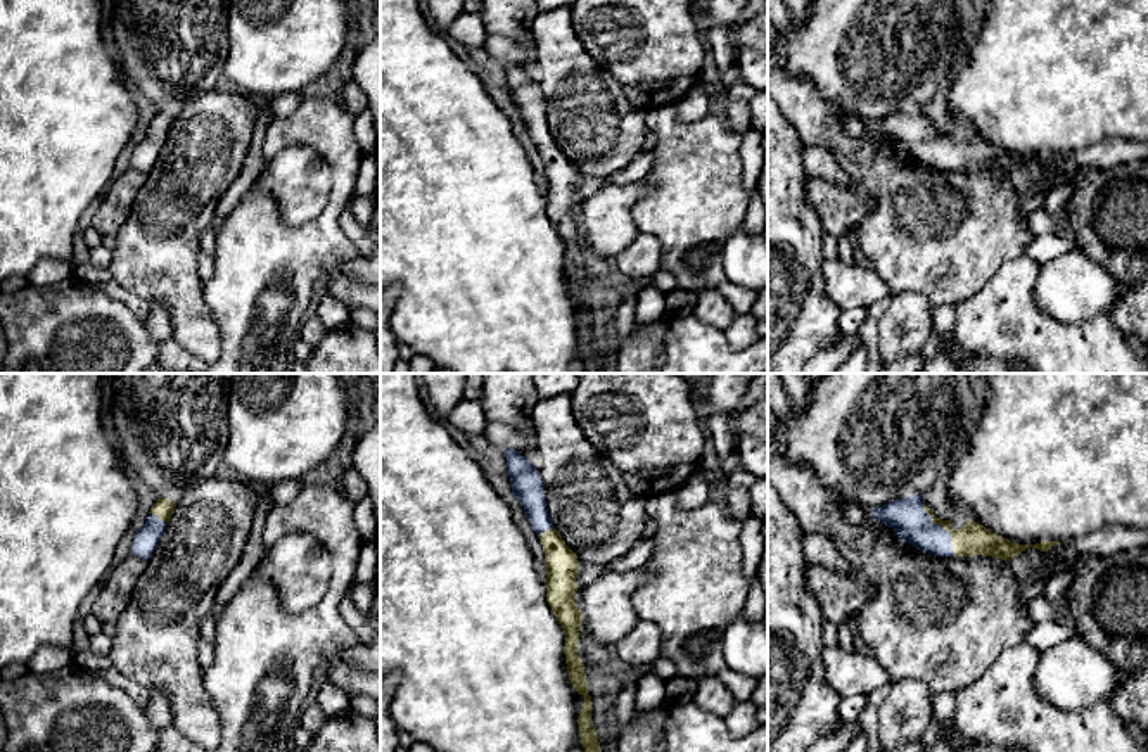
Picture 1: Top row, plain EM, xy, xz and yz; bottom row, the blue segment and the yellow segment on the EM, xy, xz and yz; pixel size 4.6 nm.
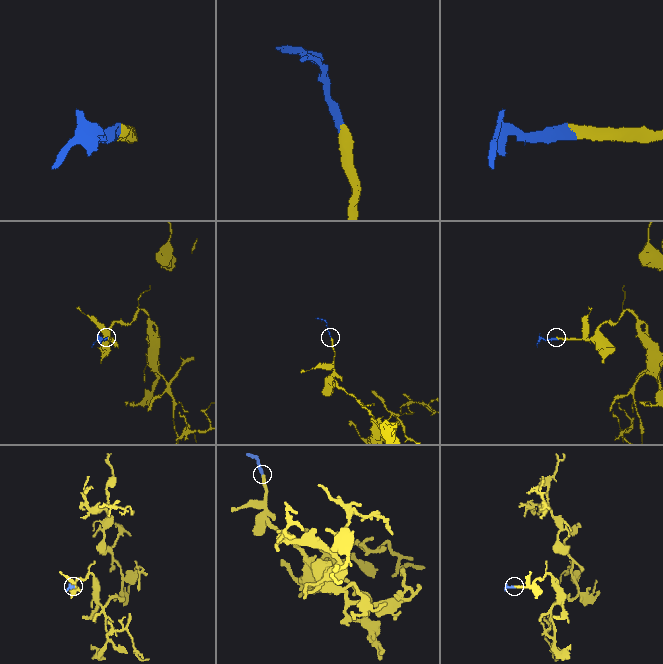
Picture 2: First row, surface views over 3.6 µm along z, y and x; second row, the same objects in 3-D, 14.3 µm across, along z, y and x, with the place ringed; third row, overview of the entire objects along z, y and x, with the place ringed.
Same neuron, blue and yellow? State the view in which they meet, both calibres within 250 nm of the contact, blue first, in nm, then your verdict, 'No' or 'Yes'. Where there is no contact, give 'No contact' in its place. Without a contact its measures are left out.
Touches blue in yz. Thickness 180 nm (blue) against 150 nm. Yes

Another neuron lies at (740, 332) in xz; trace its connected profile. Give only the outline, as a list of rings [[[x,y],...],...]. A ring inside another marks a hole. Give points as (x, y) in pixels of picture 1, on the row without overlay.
[[[737,315],[735,320],[724,328],[724,334],[733,349],[747,349],[757,342],[756,332],[757,320],[750,315]]]

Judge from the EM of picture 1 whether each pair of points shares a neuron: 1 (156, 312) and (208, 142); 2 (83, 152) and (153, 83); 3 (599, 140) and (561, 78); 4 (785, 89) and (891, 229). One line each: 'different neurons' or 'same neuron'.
1: different neurons
2: different neurons
3: same neuron
4: same neuron

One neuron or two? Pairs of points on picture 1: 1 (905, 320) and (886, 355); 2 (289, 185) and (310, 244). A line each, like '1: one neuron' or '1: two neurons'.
1: one neuron
2: two neurons

